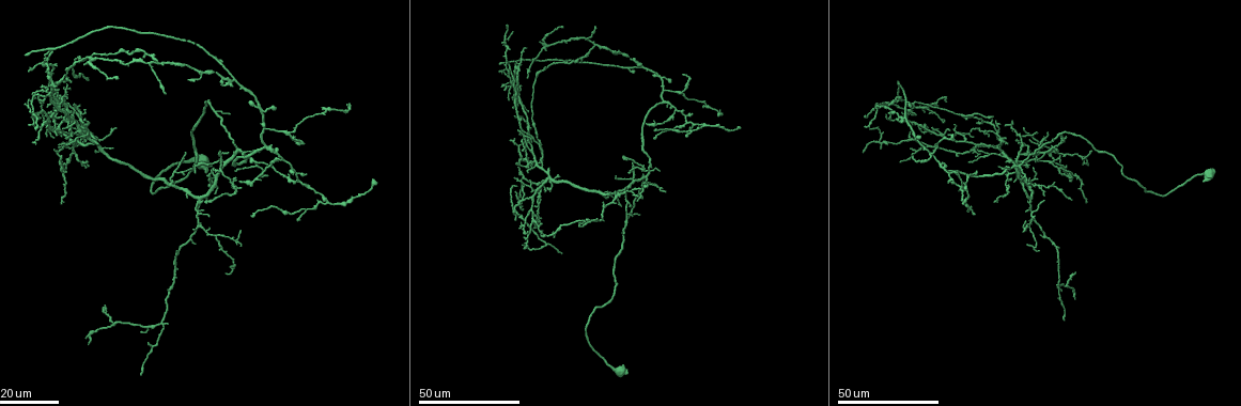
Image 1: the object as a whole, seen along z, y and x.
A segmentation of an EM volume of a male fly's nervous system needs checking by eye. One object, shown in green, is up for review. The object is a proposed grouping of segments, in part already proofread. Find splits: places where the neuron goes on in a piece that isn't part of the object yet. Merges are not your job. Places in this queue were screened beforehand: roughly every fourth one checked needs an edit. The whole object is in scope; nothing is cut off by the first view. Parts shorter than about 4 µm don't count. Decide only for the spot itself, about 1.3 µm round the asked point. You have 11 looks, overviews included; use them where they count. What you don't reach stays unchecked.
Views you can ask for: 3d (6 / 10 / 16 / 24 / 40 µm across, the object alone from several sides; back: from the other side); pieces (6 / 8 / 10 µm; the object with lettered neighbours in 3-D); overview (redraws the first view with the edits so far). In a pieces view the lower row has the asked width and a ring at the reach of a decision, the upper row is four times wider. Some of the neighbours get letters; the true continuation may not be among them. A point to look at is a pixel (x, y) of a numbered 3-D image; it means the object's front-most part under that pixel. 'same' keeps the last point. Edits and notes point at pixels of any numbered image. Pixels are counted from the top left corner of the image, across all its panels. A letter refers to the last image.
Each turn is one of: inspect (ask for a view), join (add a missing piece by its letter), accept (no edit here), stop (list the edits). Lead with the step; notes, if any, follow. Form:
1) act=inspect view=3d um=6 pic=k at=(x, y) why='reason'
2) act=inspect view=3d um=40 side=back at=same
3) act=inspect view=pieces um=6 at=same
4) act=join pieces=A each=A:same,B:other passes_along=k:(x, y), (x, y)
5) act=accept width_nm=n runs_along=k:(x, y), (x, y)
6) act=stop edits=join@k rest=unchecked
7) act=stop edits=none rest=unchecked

act=inspect view=3d um=40 pic=1 at=(597, 26) why='tapers out'

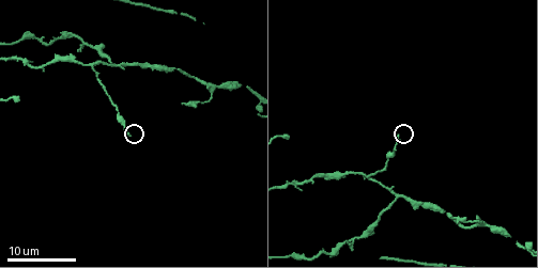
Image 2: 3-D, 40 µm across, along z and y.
act=inspect view=pieces um=8 pic=2 at=(129, 133)

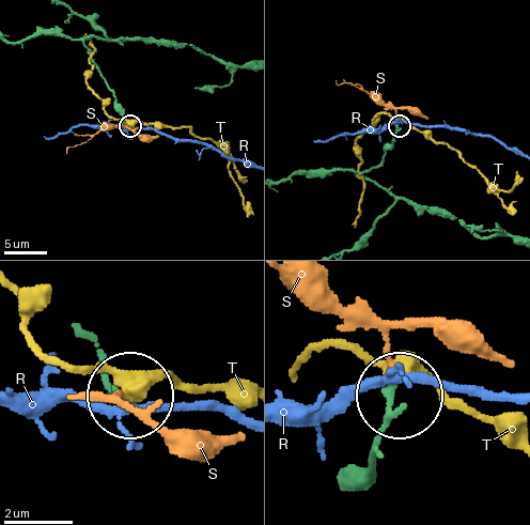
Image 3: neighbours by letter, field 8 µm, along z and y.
act=accept each=R:other,S:other,T:other runs_along=3:(387, 191), (353, 170), (358, 174), (378, 164), (398, 126) found='none of them fits'

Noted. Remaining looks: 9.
act=inspect view=3d um=24 pic=1 at=(500, 63) why='long arm stops here'

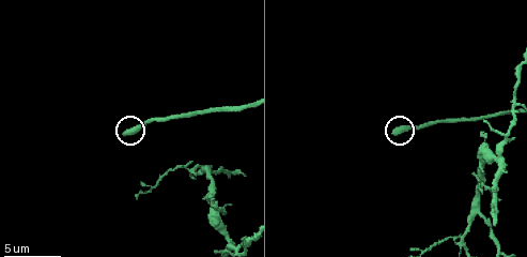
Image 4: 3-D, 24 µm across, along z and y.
act=inspect view=pieces um=8 pic=4 at=(395, 132) why='see the neighbours'

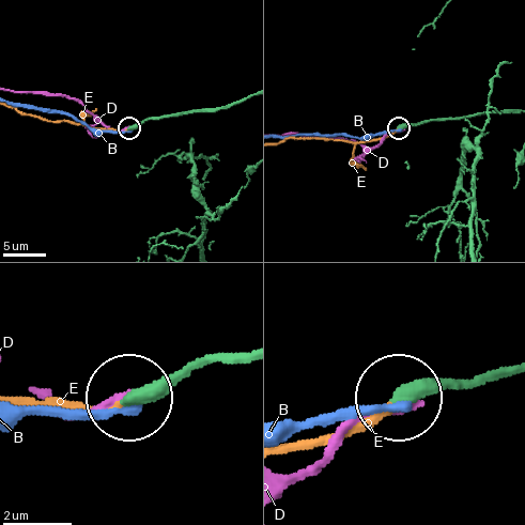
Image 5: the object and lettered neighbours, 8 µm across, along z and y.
act=join pieces=E each=B:other,D:other,E:same passes_along=5:(419, 123), (356, 142), (319, 138), (282, 141) found='it goes on there'

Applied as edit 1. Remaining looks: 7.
act=inspect view=overview

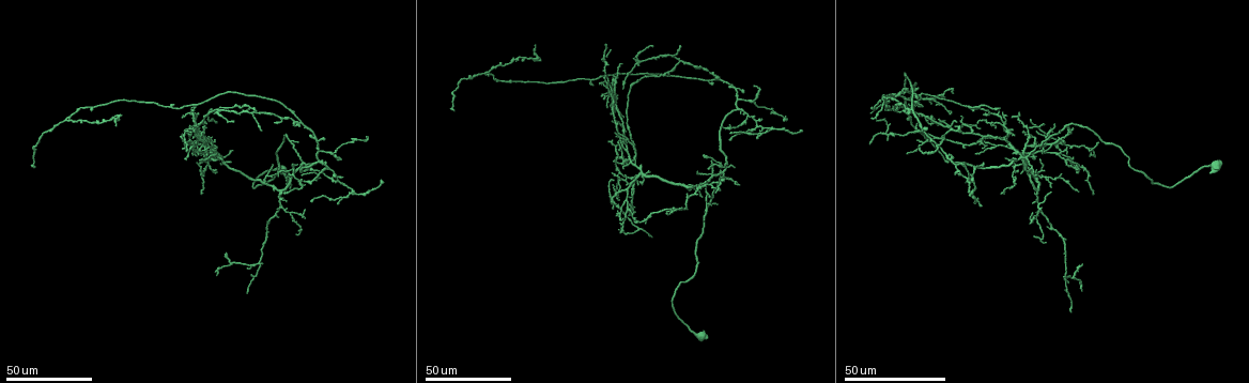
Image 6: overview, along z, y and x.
act=inspect view=3d um=40 pic=6 at=(524, 61) why='an open end'

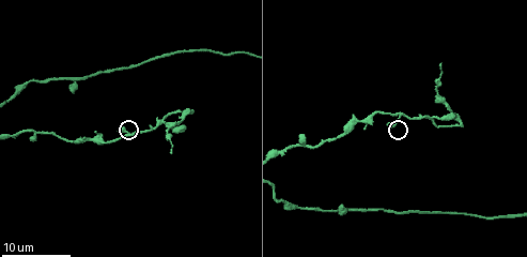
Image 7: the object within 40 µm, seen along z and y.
act=inspect view=pieces um=10 pic=7 at=(119, 125)

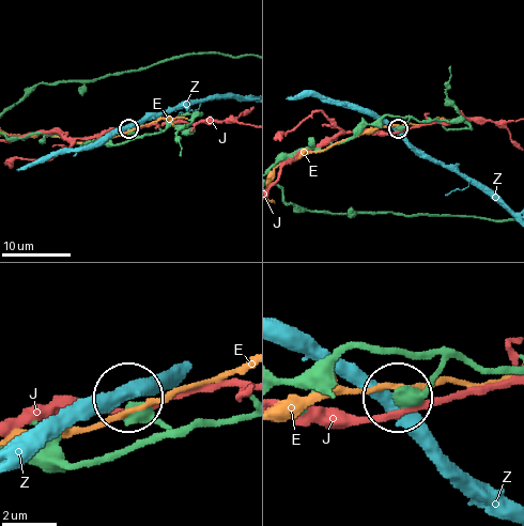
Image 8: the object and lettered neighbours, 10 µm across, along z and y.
act=accept each=E:other,J:other,Z:other runs_along=8:(320, 149), (353, 138), (386, 117), (407, 120), (399, 127) found='no lettered piece goes on from it'

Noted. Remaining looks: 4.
act=inspect view=3d um=40 pic=1 at=(508, 100) why='an open end'

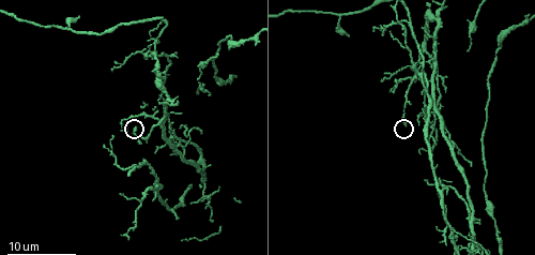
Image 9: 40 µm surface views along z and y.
act=inspect view=pieces um=10 pic=9 at=(405, 125)

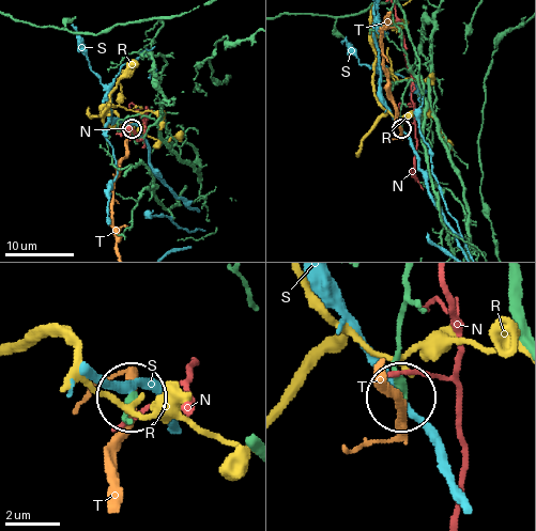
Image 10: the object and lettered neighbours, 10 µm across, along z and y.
act=accept width_nm=320 each=N:other,R:other,S:other,T:other found='no lettered piece goes on from it'

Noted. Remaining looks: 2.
act=inspect view=3d um=24 pic=1 at=(665, 190) why='long arm stops here'

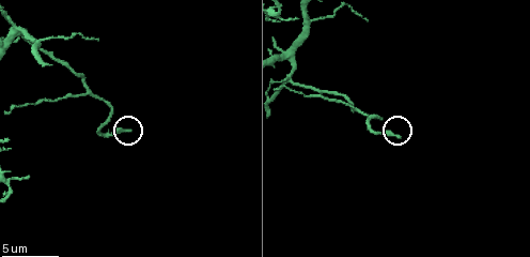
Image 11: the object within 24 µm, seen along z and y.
act=inspect view=pieces um=6 pic=11 at=(128, 131)

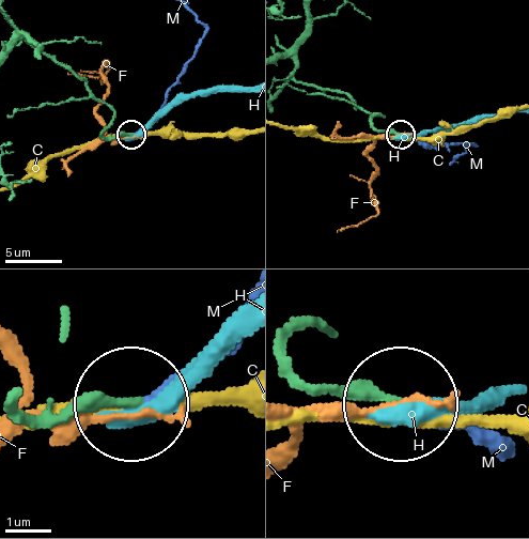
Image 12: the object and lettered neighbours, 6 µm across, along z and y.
act=join pieces=M width_nm=180 each=C:other,F:other,H:other,M:same found='the neuron continues'

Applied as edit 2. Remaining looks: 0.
act=stop edits=join@5,join@12 rest=unchecked

